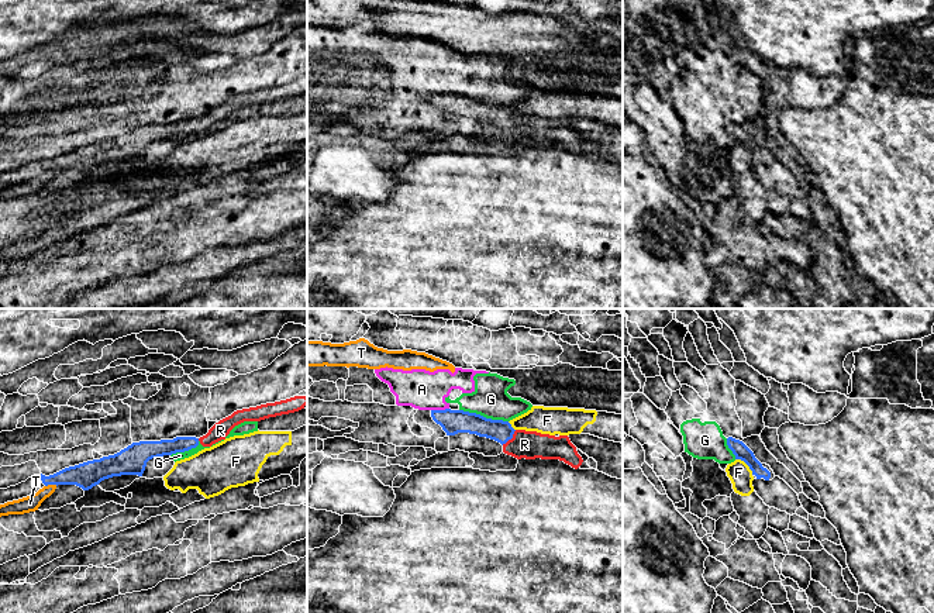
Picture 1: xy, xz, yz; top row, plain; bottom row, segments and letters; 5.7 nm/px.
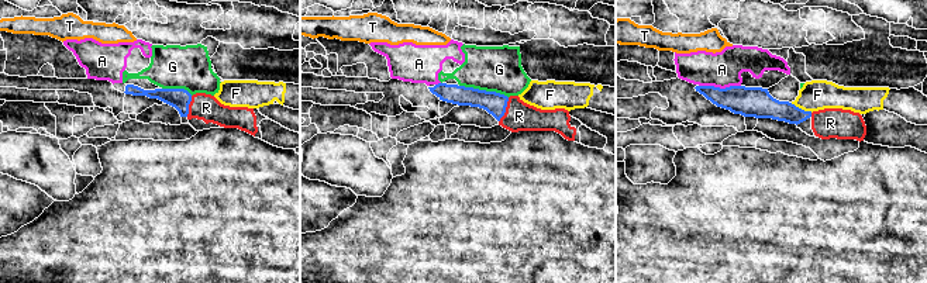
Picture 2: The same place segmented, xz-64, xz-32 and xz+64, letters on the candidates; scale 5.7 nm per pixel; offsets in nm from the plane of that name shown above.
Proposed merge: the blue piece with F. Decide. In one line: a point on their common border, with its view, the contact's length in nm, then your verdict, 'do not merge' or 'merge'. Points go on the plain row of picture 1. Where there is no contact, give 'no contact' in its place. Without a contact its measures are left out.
meets blue in yz at (745, 147); contact 140 nm long; do not merge

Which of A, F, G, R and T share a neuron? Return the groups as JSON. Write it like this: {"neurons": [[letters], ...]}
{"neurons": [["A", "G", "T"], ["F"], ["R"]]}

